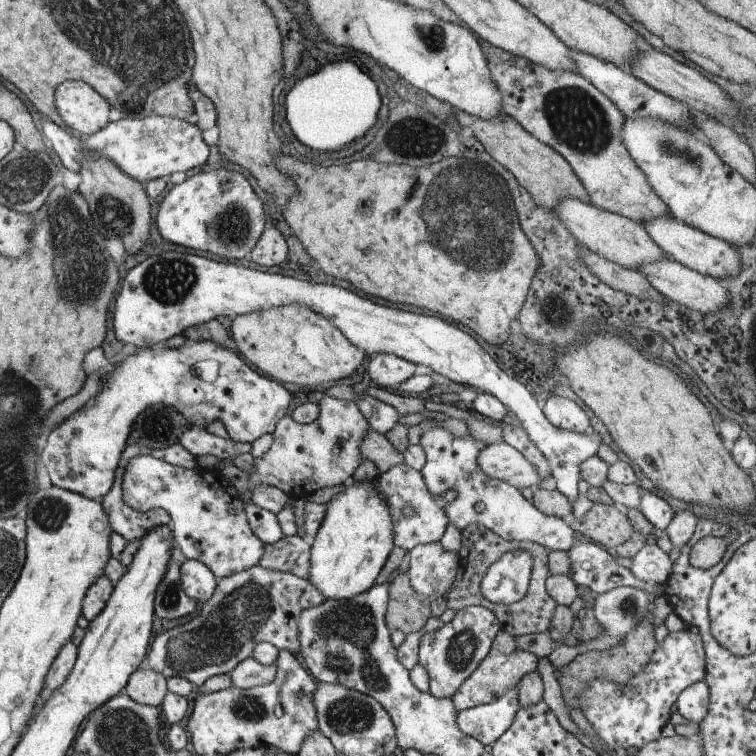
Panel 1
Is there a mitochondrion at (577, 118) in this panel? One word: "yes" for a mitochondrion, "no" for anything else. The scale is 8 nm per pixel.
yes

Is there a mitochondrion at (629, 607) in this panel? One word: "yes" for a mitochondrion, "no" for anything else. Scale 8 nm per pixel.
yes

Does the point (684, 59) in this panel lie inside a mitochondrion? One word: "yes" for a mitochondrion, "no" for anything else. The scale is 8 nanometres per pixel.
no

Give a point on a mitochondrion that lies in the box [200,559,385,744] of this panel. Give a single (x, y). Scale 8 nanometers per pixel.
(350, 715)

